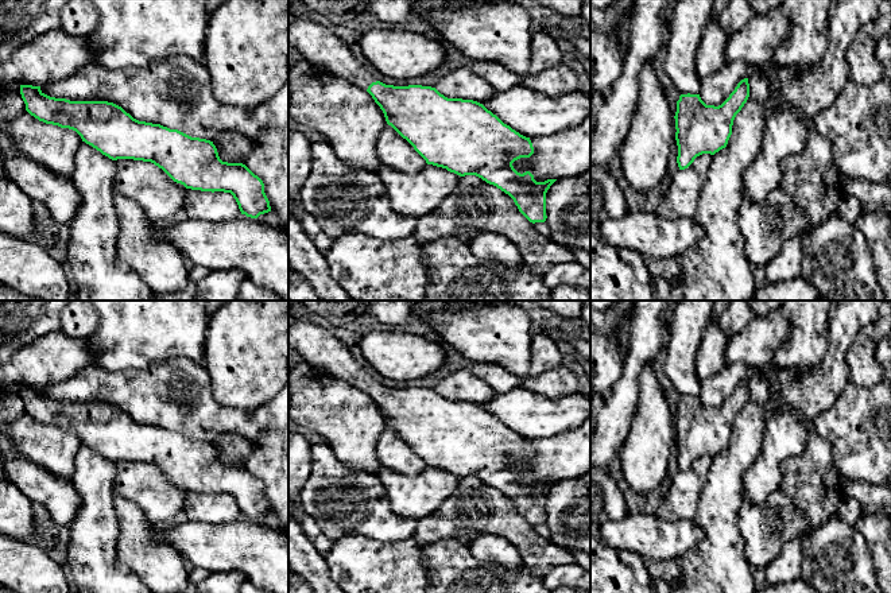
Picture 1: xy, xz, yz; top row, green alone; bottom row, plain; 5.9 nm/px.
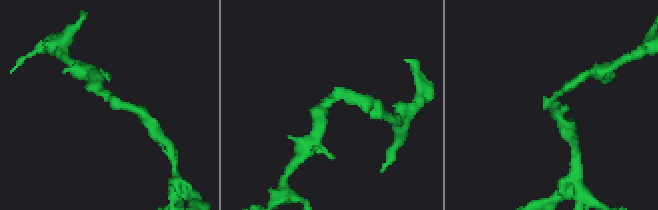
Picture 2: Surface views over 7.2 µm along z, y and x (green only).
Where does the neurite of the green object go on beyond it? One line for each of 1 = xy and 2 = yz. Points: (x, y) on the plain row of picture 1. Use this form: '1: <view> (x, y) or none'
1: none
2: none

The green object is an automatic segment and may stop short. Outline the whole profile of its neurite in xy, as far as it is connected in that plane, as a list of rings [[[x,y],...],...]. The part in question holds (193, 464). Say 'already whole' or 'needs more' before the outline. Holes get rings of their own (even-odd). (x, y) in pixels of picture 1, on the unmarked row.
already whole; [[[20,387],[20,396],[31,418],[75,433],[112,462],[151,464],[186,491],[231,495],[251,520],[271,513],[263,482],[243,465],[222,464],[210,442],[139,423],[108,403],[55,400],[32,387]]]

